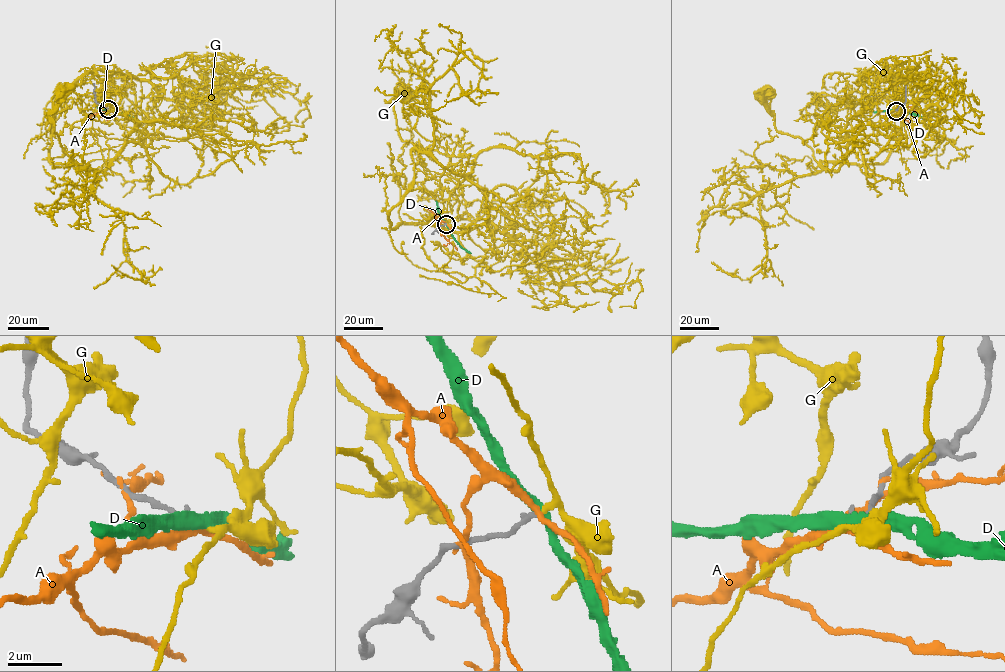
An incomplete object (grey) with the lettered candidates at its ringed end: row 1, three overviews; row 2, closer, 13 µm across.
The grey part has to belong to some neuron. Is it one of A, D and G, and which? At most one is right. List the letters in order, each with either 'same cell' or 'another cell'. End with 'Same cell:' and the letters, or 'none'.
A: another cell
D: another cell
G: same cell
Same cell: G

